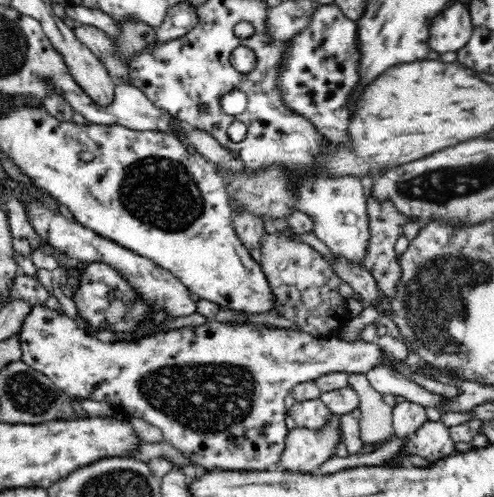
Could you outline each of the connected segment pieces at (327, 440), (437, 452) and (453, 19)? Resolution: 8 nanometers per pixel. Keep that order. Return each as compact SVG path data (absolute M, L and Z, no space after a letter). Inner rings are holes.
M332 415L327 425L319 431L313 431L307 428L294 427L288 430L284 438L284 450L280 454L276 469L280 471L298 472L302 474L318 473L320 465L324 464L328 458L334 456L334 448L340 440L338 426L341 424L341 415Z
M442 421L424 422L416 432L400 439L402 445L398 451L379 466L390 468L408 466L410 465L408 459L414 454L436 462L458 453L455 447L457 443L452 440L449 428ZM397 459L407 461L396 462Z
M450 3L430 25L428 47L438 54L458 52L464 48L473 30L472 17L466 4Z

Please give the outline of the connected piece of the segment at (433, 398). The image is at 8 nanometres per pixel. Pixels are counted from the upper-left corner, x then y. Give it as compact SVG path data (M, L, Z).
M376 366L365 375L373 388L381 395L402 396L407 402L418 404L419 406L432 407L444 410L448 399L440 394L429 392L426 388L412 381L397 370L387 368L387 366Z

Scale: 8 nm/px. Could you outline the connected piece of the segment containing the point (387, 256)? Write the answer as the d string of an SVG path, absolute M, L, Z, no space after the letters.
M367 197L366 203L371 237L366 256L363 258L363 266L377 280L377 285L383 291L383 294L393 299L402 276L399 254L395 251L395 244L399 236L402 235L406 217L400 211L396 211L390 201L378 203L378 201L374 201L374 197Z

